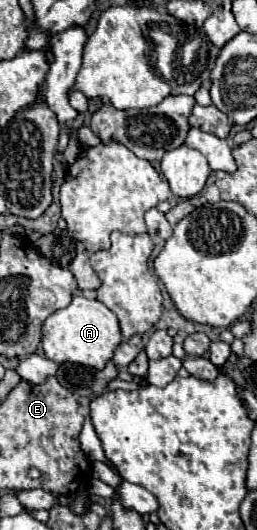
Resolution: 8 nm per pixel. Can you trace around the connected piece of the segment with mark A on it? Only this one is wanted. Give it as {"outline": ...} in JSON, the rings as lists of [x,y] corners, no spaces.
{"outline":[[[81,294],[73,296],[67,308],[55,310],[41,326],[41,348],[45,356],[53,362],[73,362],[103,370],[103,366],[113,358],[113,350],[121,344],[121,330],[115,314],[103,306],[99,300],[89,300]]]}

